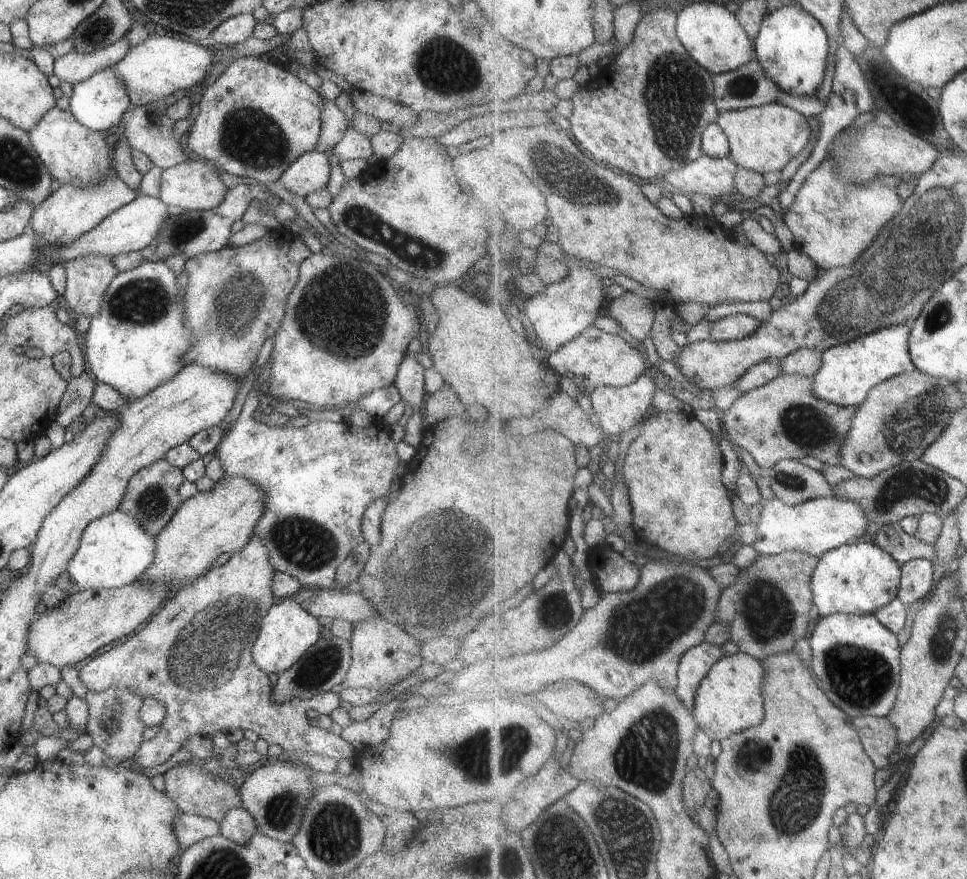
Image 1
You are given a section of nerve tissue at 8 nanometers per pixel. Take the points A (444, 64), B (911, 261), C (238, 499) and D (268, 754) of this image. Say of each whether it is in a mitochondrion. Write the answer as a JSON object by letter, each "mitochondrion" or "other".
{"A":"mitochondrion","B":"mitochondrion","C":"other","D":"other"}

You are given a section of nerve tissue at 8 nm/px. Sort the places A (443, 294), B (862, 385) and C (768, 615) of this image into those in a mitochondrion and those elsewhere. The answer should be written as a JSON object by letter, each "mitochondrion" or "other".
{"A":"other","B":"other","C":"mitochondrion"}

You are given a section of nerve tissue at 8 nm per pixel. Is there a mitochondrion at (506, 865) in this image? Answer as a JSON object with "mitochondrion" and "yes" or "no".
{"mitochondrion":"yes"}

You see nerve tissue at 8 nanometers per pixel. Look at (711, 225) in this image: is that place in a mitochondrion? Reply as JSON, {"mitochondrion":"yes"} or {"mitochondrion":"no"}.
{"mitochondrion":"no"}

